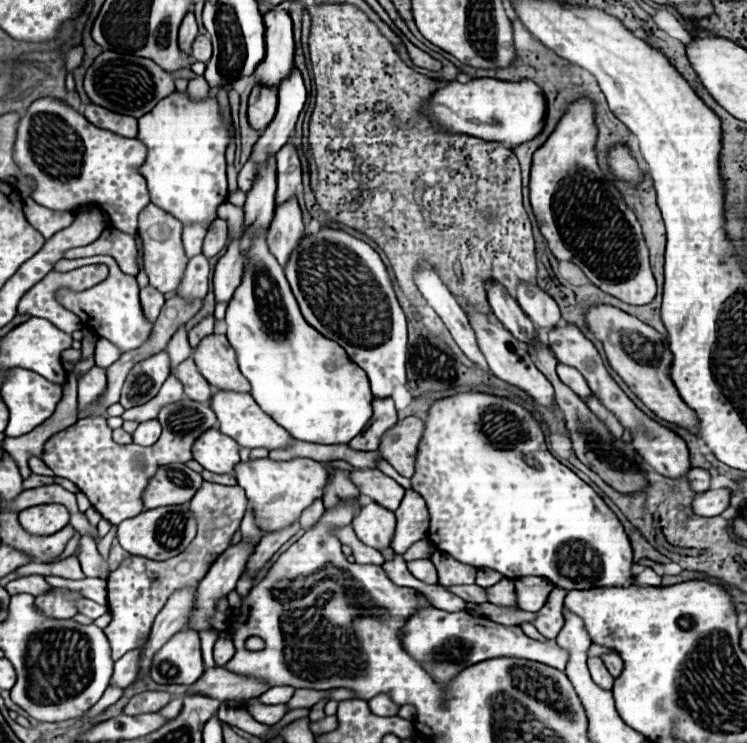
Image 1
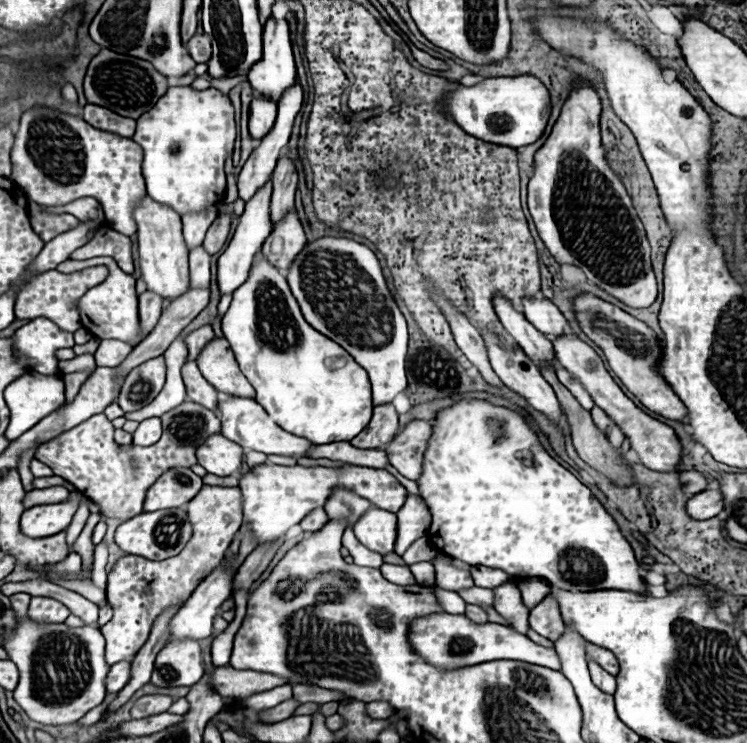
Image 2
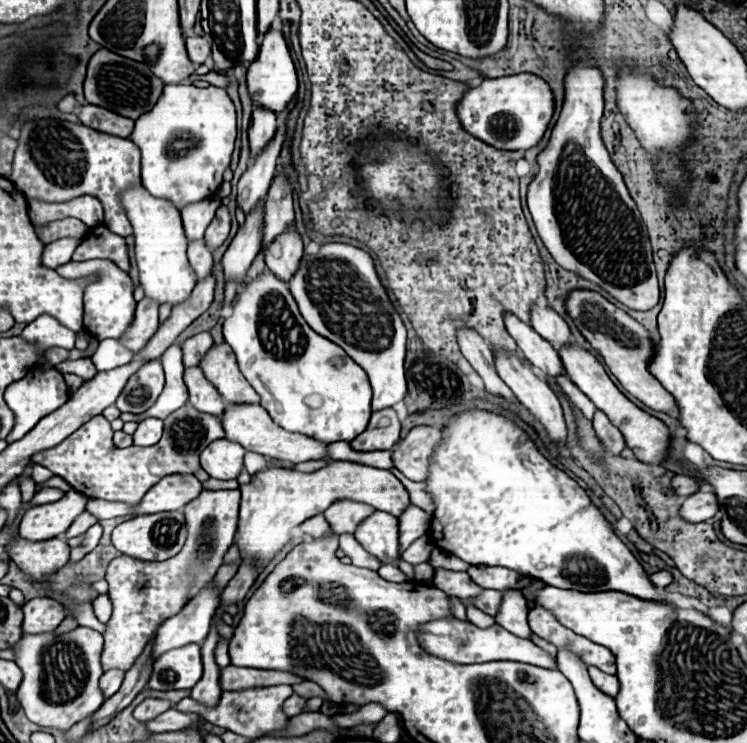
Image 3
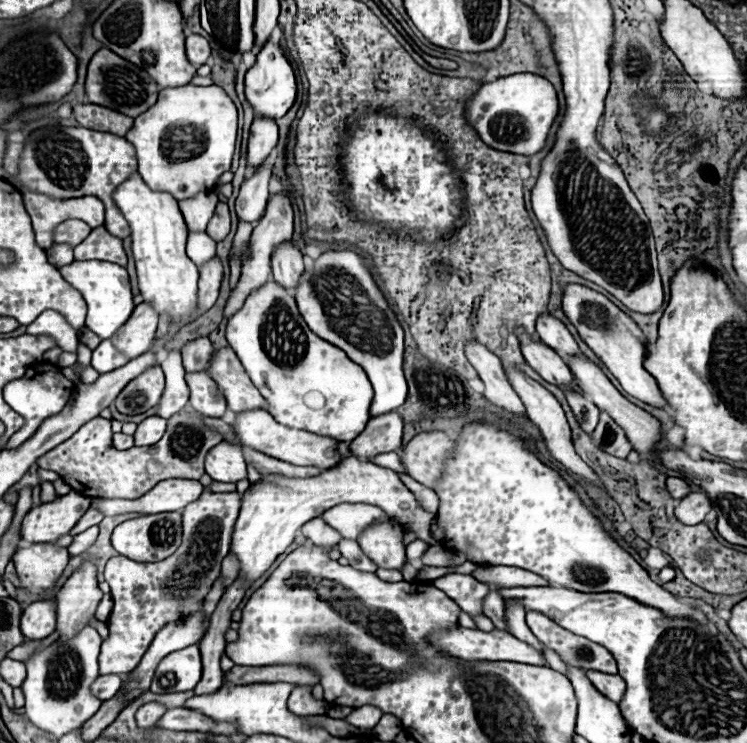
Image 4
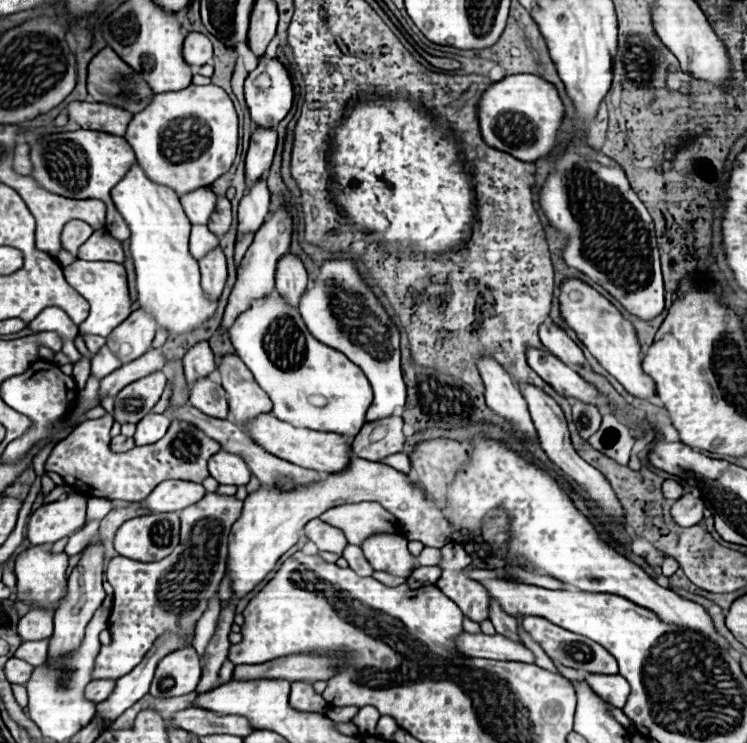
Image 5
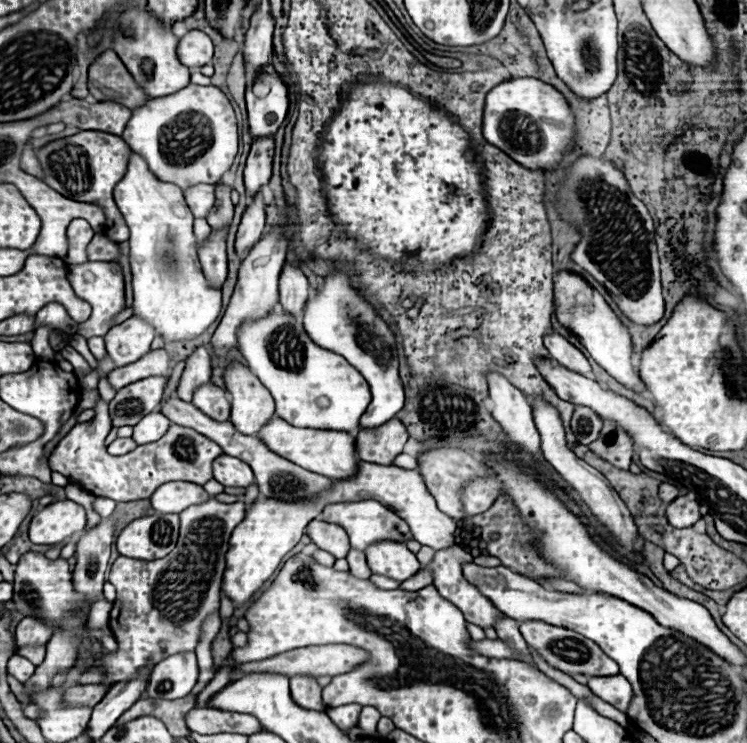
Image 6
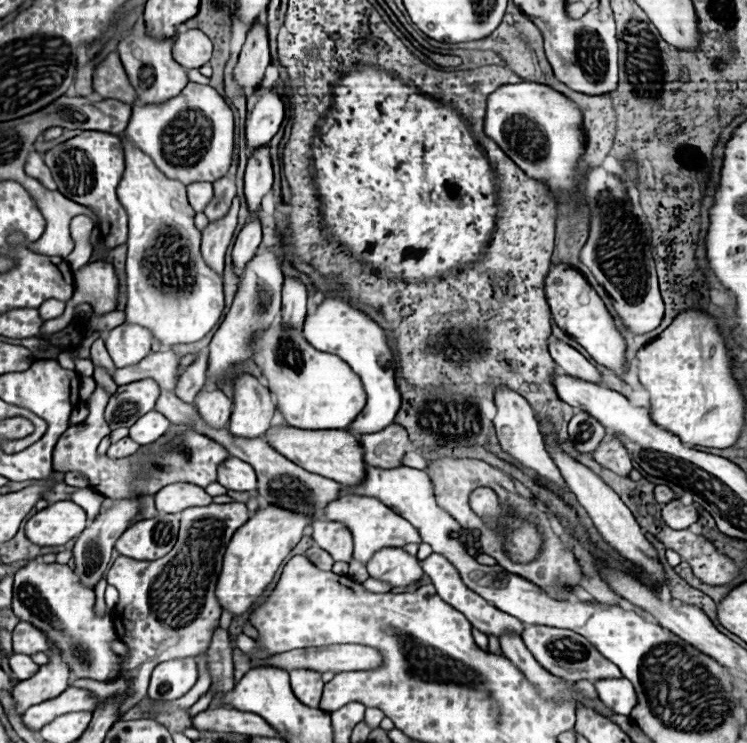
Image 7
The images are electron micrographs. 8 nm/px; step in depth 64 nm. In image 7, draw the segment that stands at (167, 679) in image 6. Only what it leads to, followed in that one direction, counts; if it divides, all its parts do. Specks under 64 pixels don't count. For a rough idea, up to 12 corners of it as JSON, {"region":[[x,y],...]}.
{"region":[[196,658],[154,668],[148,698],[182,698],[198,680]]}

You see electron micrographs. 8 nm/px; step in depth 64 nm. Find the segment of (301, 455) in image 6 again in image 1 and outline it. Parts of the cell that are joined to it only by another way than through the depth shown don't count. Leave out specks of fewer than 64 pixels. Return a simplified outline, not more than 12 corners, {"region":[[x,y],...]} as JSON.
{"region":[[216,390],[220,432],[240,446],[276,450],[292,440],[250,394]]}

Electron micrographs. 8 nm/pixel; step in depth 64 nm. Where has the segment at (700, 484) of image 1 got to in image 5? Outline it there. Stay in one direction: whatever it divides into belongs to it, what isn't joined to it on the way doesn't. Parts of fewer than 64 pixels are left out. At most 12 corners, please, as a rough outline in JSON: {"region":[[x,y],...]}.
{"region":[[664,480],[662,492],[670,500],[684,494],[676,480]]}

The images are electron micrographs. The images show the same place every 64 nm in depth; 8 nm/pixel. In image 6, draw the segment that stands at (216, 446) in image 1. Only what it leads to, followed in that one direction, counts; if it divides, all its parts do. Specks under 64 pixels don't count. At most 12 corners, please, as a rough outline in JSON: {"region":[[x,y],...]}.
{"region":[[222,454],[212,462],[222,486],[248,488],[254,482],[250,466]]}

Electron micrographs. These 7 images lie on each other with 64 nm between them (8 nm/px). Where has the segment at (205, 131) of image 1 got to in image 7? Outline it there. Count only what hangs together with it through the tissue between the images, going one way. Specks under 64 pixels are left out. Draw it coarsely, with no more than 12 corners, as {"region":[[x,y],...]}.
{"region":[[188,82],[134,106],[124,134],[166,178],[216,182],[232,162],[234,114]]}

